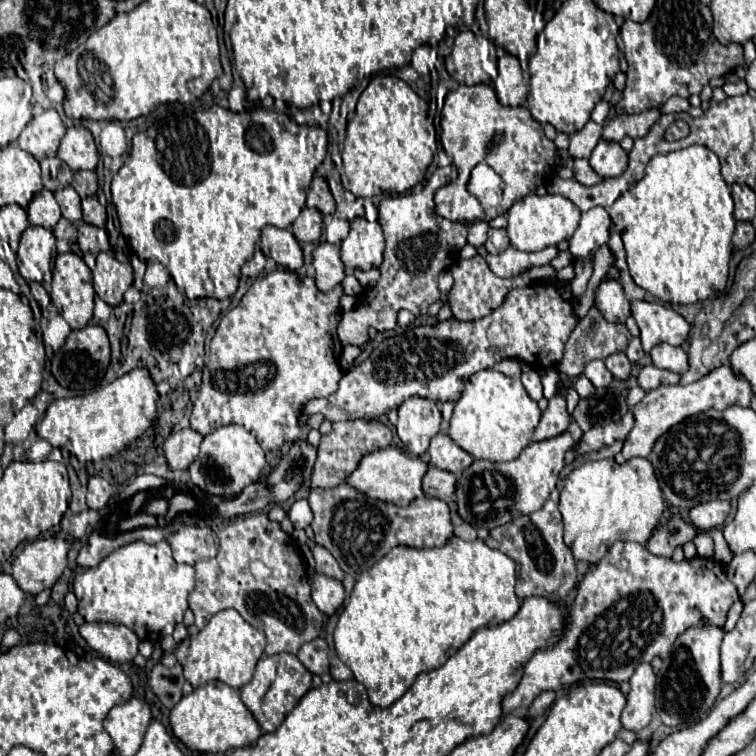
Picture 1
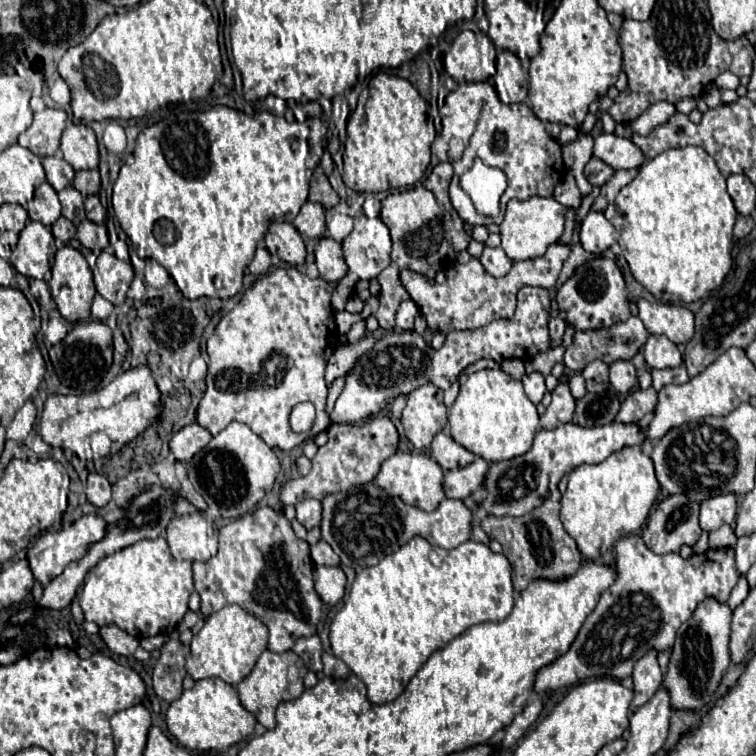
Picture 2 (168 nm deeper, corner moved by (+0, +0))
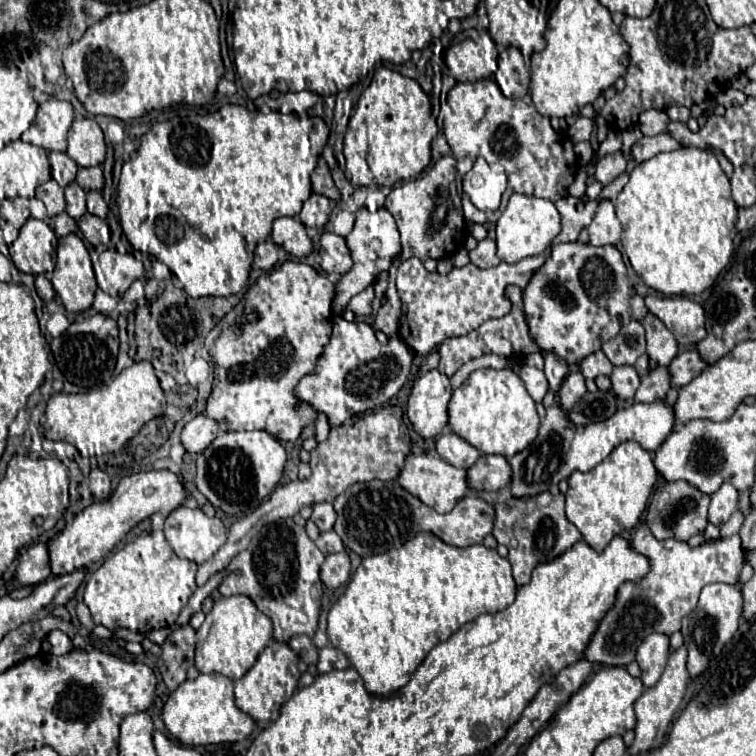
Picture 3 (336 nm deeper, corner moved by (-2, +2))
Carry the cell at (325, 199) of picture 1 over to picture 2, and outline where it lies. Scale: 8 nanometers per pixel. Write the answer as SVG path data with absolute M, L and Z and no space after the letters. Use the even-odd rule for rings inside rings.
M320 166L316 168L316 172L314 172L312 180L310 180L310 198L308 200L322 204L326 210L334 208L340 202L338 194L332 190L332 186L330 186L330 182L328 182L328 178L322 172Z

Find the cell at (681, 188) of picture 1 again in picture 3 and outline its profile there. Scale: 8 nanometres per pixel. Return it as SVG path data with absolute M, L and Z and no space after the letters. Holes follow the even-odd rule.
M684 146L640 162L632 170L628 184L618 194L614 206L616 216L622 222L622 246L634 272L644 280L646 286L664 296L702 294L715 283L718 274L731 261L738 208L730 196L730 180L712 152Z

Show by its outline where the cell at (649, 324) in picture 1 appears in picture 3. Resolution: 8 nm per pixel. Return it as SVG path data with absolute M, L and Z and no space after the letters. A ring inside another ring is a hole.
M646 296L646 308L664 322L680 344L696 344L706 336L704 310L684 296Z

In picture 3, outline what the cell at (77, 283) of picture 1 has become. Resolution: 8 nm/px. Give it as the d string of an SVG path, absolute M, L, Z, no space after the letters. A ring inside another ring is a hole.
M76 234L58 240L52 286L68 312L84 312L94 302L96 276L86 246Z

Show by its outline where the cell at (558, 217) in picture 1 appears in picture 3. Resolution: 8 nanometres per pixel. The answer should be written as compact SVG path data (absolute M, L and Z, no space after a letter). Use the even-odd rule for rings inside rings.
M512 194L506 210L496 222L496 244L502 262L518 262L528 256L542 254L550 242L560 234L560 214L550 200L530 198L526 194Z

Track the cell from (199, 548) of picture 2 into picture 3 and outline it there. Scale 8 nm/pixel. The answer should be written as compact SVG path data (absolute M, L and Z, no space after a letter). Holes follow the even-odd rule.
M180 506L170 512L164 534L176 556L202 564L226 542L226 528L220 518L208 518L200 508Z

